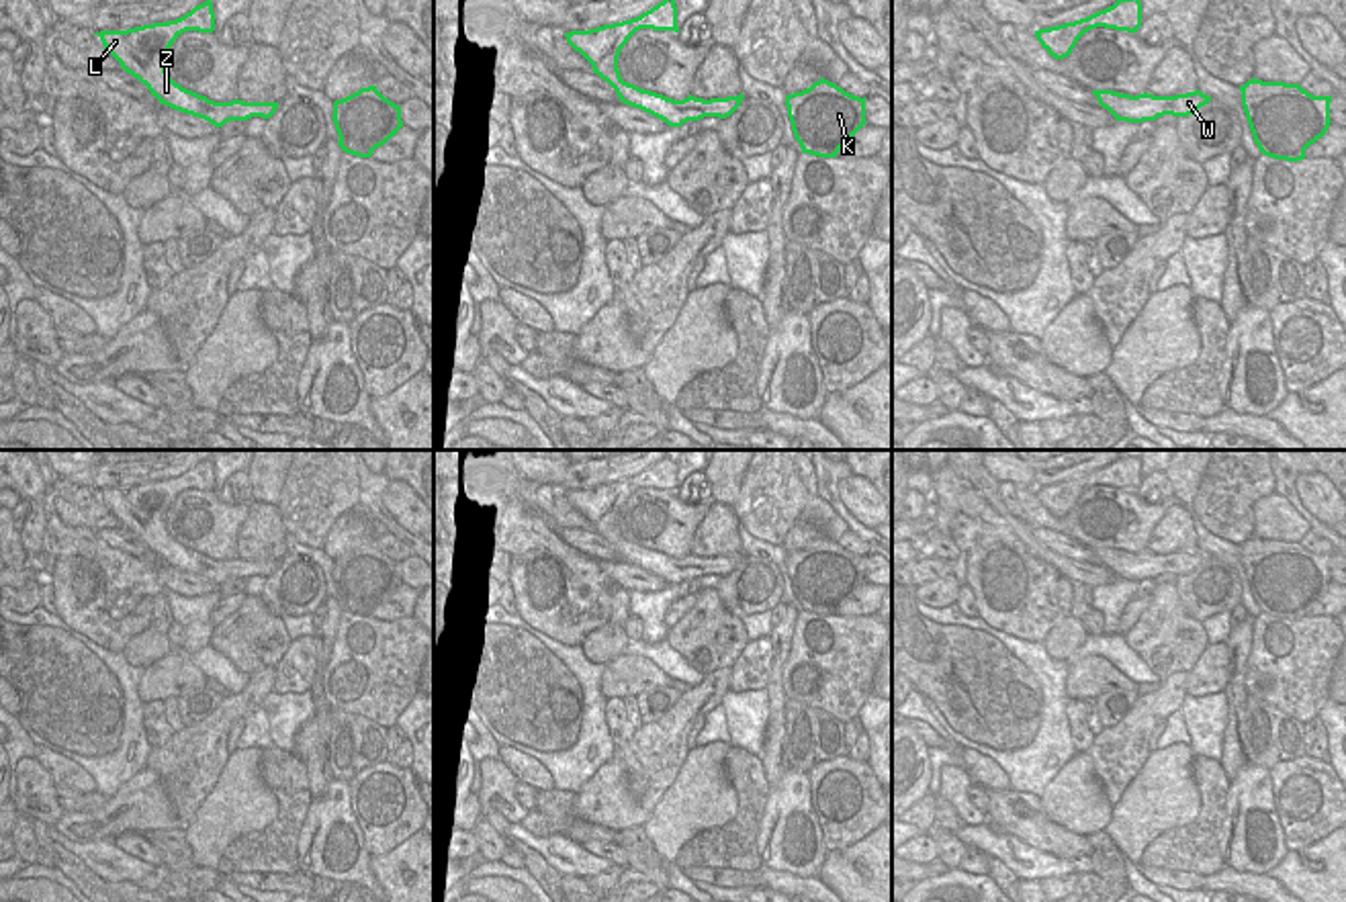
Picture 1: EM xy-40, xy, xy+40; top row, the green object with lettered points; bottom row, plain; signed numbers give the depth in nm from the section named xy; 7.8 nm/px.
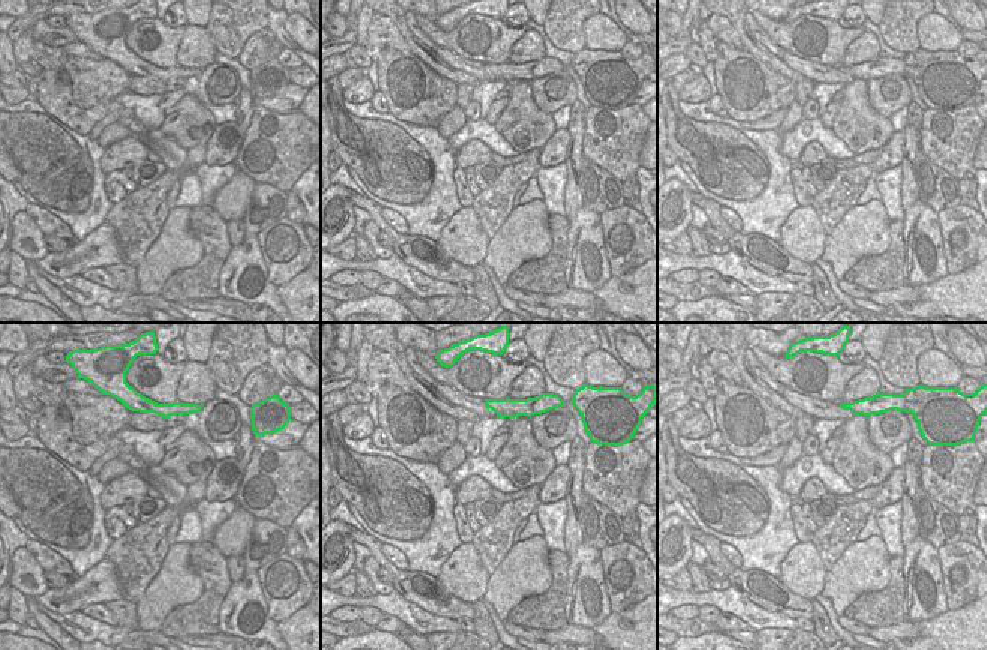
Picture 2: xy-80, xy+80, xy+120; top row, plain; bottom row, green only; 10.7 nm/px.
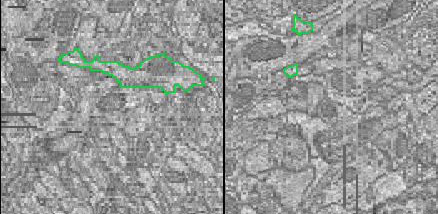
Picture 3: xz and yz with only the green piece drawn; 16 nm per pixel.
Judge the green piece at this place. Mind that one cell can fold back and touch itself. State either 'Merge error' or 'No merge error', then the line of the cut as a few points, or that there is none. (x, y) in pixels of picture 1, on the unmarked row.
No merge error. No split

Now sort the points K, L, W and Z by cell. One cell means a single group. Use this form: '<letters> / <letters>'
K L W Z

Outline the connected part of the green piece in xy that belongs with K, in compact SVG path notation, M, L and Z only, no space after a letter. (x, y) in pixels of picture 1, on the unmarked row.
M820 536L786 554L788 575L802 612L837 616L839 607L867 583L865 558Z

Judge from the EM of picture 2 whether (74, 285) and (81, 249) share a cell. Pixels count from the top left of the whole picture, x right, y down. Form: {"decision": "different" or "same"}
{"decision": "different"}

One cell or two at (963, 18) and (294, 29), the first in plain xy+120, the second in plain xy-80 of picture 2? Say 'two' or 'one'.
one

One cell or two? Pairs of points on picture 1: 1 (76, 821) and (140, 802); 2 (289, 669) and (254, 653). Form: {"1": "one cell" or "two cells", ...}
{"1": "one cell", "2": "two cells"}

